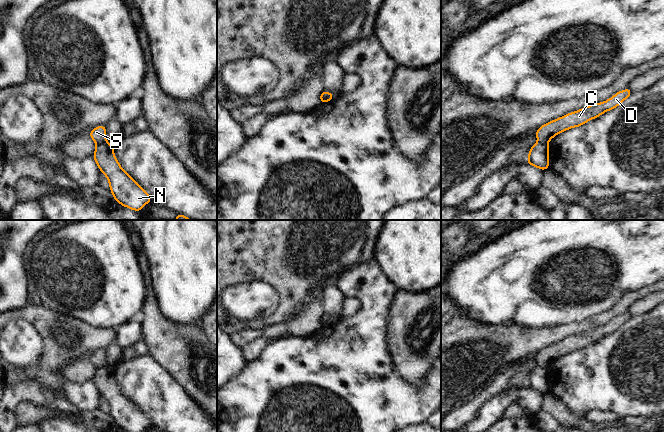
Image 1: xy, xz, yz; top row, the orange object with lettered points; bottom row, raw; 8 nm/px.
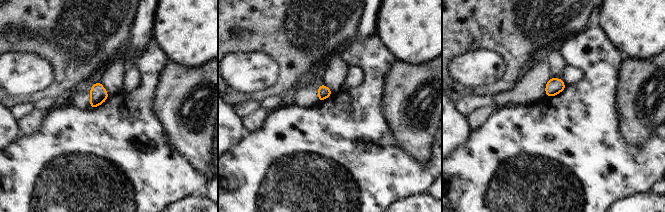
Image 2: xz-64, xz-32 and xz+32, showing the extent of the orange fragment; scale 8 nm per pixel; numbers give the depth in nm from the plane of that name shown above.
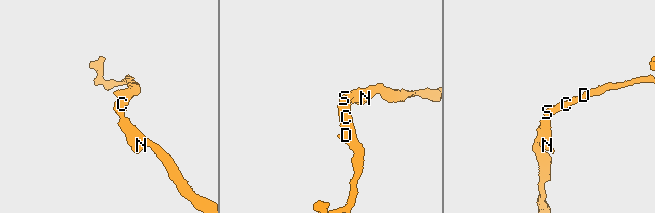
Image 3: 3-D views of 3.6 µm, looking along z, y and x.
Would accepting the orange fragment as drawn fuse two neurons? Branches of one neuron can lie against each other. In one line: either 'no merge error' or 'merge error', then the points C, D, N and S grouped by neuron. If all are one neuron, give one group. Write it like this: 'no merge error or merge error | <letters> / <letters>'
merge error | C D S / N

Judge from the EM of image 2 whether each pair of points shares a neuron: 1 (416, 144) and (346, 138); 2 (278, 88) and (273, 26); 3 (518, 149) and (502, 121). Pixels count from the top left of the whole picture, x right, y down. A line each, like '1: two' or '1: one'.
1: two
2: one
3: one

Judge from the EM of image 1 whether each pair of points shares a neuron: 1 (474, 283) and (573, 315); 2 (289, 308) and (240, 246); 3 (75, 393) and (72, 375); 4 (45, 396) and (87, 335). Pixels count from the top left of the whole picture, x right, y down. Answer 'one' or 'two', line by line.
1: one
2: one
3: two
4: two

